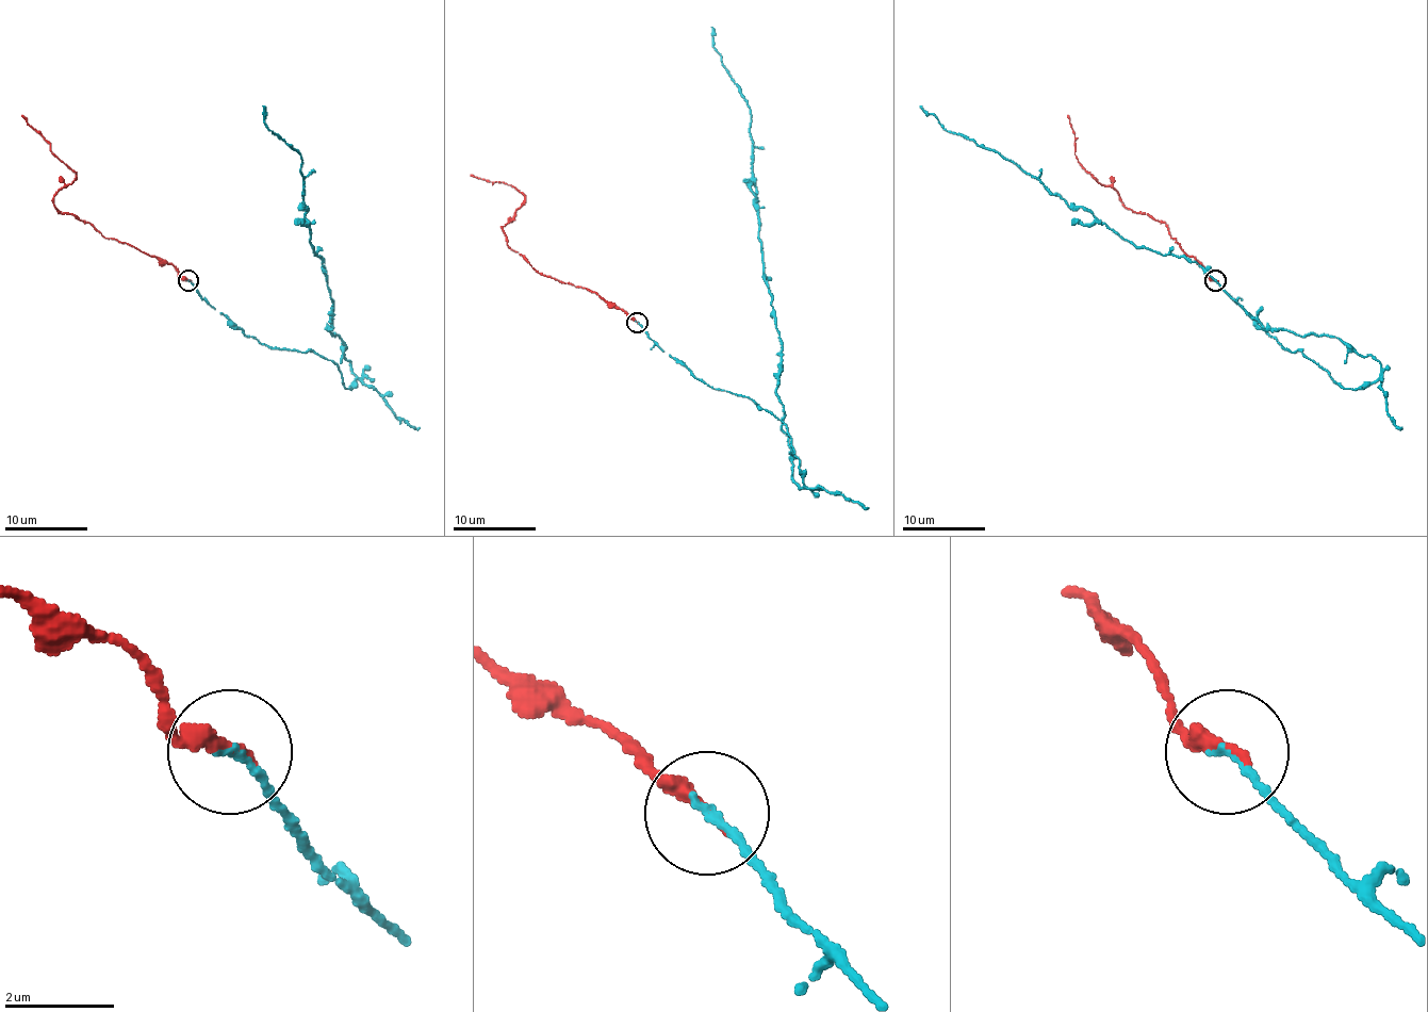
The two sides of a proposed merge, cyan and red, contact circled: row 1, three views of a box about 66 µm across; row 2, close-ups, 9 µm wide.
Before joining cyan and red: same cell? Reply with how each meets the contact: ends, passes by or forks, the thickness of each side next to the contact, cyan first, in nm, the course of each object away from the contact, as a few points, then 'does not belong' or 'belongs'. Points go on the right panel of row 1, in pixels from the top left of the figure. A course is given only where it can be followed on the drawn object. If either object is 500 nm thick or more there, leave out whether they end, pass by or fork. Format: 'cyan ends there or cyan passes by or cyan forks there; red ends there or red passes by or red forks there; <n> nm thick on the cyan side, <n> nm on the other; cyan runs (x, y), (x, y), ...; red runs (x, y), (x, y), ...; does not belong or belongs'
cyan ends there; red ends there; 130 nm thick on the cyan side, 300 nm on the other; cyan runs (1214, 281), (1345, 389), (1380, 376), (1374, 357), (1334, 337), (1264, 328), (1196, 262), (1136, 248), (919, 105); red runs (1214, 281), (1169, 229), (1123, 205), (1119, 194), (1088, 174), (1074, 152), (1068, 115); belongs

